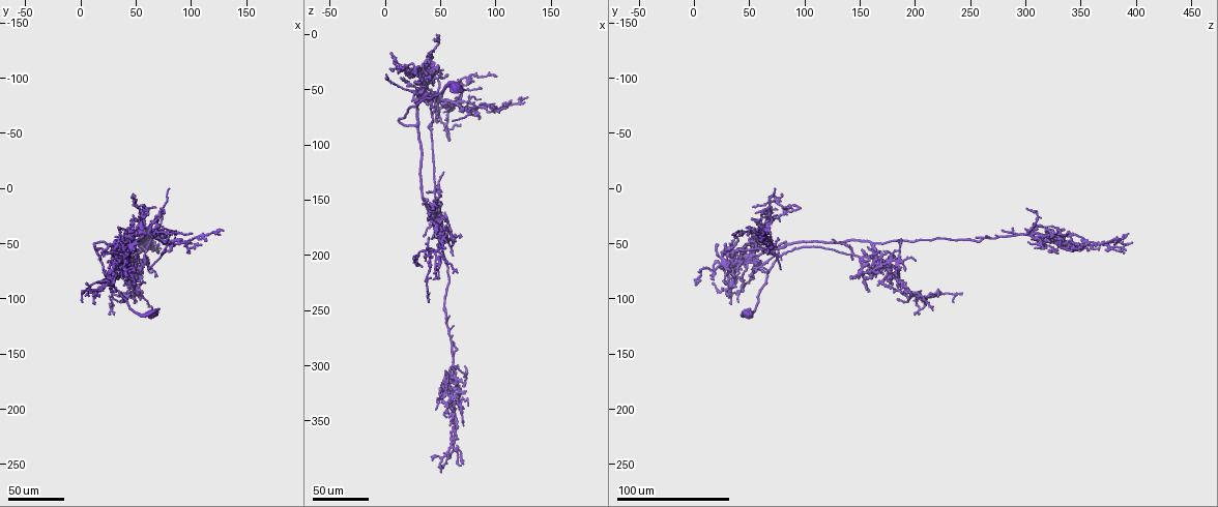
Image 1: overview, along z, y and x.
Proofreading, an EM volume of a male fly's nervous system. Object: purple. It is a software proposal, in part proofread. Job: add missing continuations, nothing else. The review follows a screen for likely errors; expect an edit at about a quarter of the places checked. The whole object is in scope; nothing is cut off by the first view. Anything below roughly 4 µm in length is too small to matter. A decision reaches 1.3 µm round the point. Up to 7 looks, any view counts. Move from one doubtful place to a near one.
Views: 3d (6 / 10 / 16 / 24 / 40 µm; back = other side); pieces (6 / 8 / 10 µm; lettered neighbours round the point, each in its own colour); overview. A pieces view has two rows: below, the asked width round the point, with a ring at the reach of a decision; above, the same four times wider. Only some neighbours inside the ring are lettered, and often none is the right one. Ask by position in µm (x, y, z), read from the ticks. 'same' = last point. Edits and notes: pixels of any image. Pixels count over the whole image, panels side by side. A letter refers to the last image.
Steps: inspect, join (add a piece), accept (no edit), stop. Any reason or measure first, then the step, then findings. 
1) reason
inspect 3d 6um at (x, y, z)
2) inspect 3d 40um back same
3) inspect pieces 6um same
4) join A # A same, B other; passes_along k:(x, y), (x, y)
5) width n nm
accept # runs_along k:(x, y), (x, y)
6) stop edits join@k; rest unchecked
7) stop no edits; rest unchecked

thin end
inspect 3d 40um at (54, 60, 164)

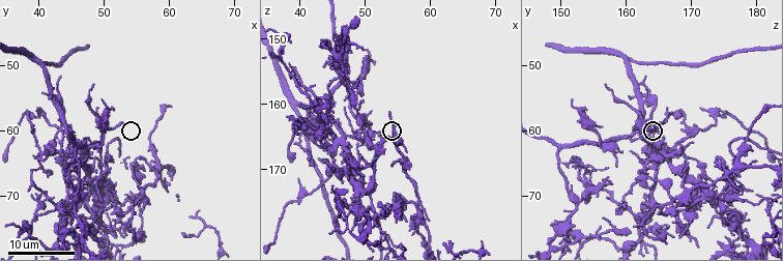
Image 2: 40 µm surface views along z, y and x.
inspect pieces 8um at (52.5, 58.5, 165.5)

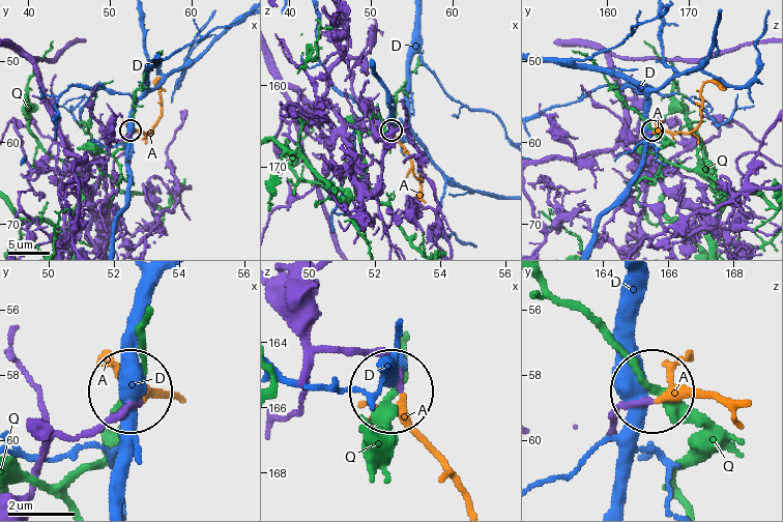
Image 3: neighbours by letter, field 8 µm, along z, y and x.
join A # A same, D other, Q other; passes_along 3:(74, 441), (105, 430), (138, 399), (171, 399); the neuron continues

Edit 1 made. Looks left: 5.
inspect overview

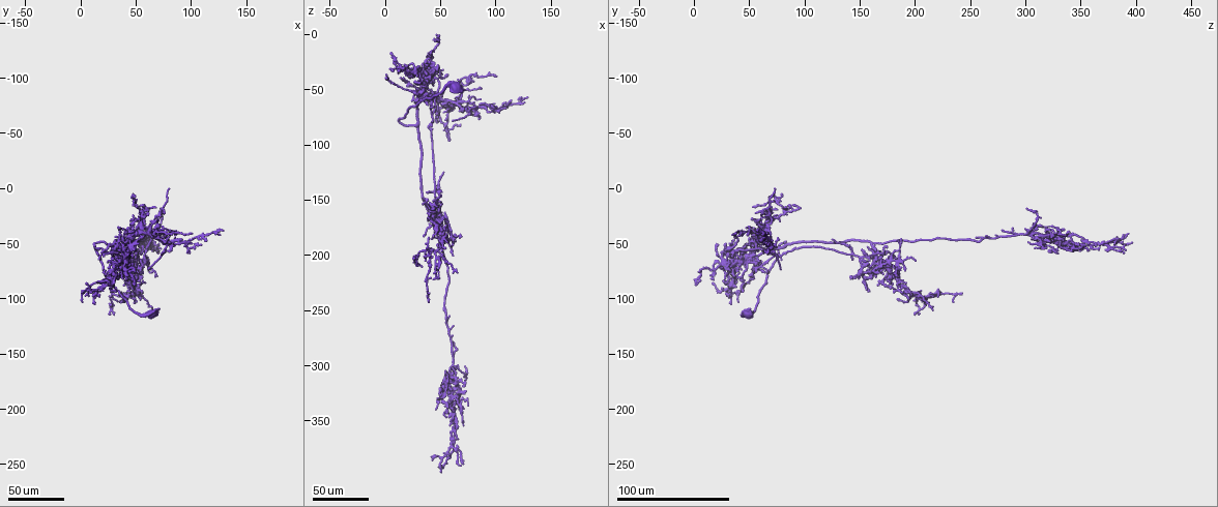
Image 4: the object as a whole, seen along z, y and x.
tapers out
inspect 3d 40um at (40, 80, 164)

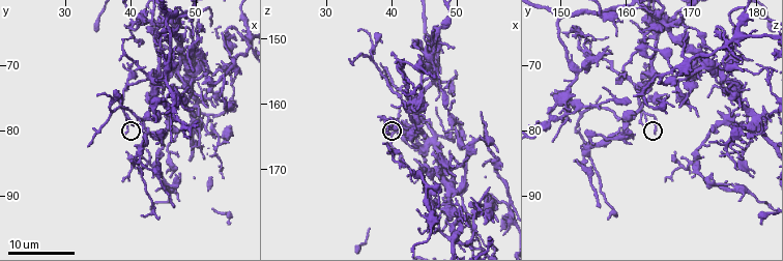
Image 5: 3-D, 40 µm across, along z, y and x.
inspect pieces 6um at (39.5, 80.5, 164.0)

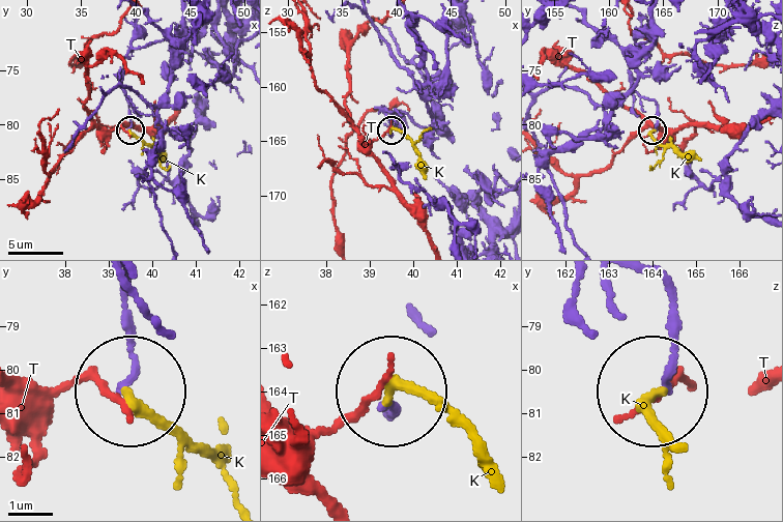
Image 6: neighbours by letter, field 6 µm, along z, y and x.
width 140 nm
accept # K other, T other; runs_along 6:(664, 280), (667, 387); no lettered piece goes on from it

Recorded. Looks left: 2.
thin end
inspect 3d 24um at (34, 66, 26)

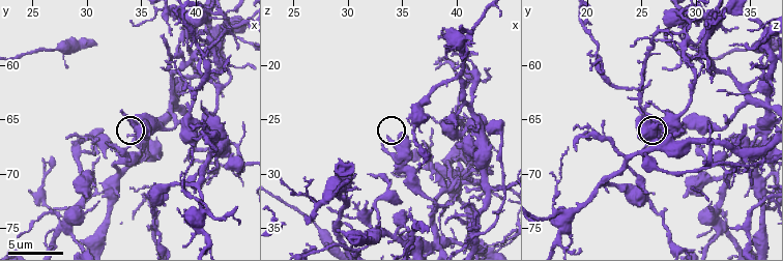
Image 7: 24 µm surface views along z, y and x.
inspect pieces 10um at (33.6, 64.8, 26.6)

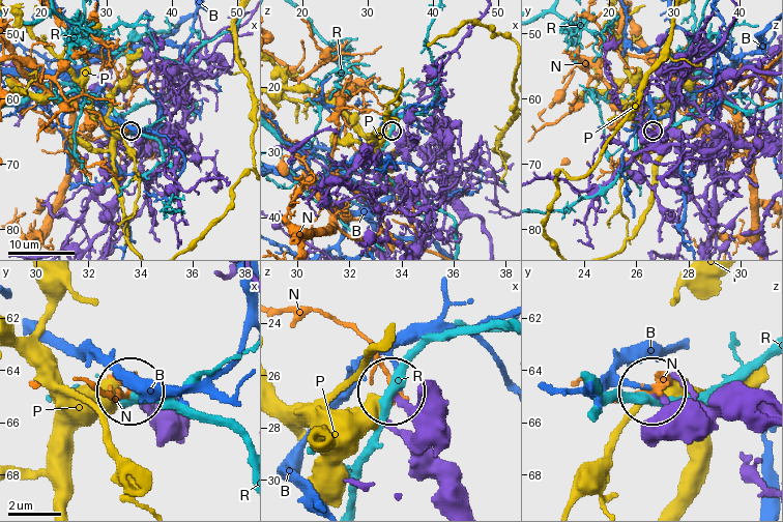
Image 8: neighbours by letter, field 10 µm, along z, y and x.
width 180 nm
accept # B other, N other, P other, R other; none of them fits

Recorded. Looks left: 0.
stop edits join@3; rest unchecked

